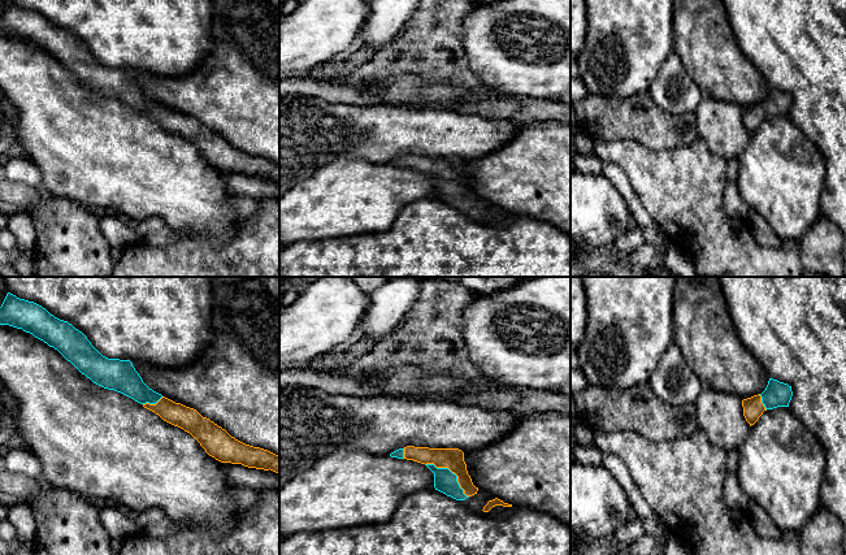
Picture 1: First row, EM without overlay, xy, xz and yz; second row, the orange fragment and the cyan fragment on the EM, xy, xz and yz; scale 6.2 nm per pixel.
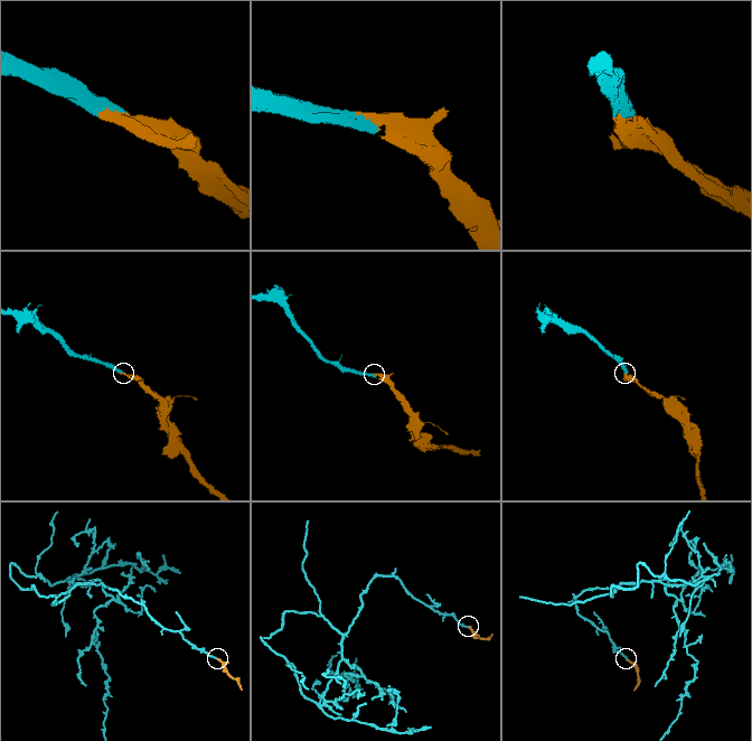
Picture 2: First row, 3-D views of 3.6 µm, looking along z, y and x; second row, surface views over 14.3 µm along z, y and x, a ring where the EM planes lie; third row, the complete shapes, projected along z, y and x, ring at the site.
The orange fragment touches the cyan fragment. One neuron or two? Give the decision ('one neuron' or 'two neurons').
one neuron

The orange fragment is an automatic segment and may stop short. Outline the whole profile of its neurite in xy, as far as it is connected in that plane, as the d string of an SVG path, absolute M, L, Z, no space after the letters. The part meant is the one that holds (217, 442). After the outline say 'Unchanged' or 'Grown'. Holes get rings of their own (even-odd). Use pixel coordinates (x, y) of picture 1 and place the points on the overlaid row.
M8 292L0 307L0 325L22 329L53 347L94 383L134 399L164 421L190 433L216 460L279 473L279 455L235 439L196 409L153 391L130 360L103 356L82 331L42 305Z. Grown

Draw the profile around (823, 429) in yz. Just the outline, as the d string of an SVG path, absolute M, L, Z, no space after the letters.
M717 277L717 282L742 343L769 378L791 387L788 408L824 446L827 471L820 489L821 504L843 525L842 550L846 555L846 277Z

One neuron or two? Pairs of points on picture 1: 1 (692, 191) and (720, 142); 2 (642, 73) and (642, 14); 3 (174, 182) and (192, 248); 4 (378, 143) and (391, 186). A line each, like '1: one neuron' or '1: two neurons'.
1: two neurons
2: one neuron
3: two neurons
4: two neurons

